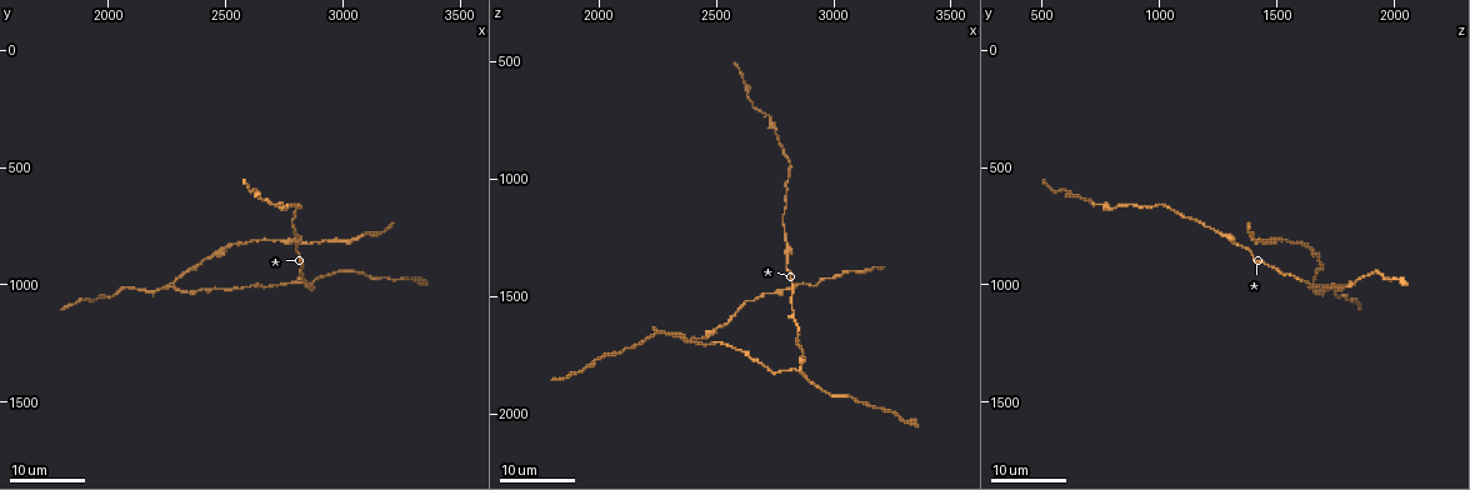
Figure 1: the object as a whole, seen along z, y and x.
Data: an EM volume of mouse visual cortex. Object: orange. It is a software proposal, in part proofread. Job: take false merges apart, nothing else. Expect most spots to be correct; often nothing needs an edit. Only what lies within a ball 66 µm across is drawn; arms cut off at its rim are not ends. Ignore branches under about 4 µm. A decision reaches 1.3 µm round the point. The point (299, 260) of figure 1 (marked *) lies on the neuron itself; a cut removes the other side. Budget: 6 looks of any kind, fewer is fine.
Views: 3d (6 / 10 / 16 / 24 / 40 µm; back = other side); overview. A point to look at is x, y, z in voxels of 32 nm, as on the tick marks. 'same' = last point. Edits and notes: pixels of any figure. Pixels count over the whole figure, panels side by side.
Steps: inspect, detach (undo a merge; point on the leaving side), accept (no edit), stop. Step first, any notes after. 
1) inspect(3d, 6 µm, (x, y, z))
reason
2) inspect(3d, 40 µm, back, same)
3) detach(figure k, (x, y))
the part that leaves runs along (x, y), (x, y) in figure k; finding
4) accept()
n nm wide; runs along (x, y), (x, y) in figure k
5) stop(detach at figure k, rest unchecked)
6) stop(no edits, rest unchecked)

inspect(3d, 16 µm, (2840, 990, 1610))
calibre changes

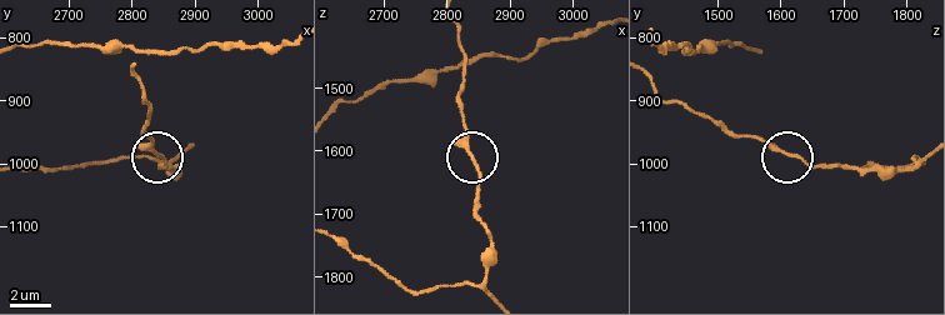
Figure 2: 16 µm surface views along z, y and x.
inspect(3d, 10 µm, (2840, 985, 1605))

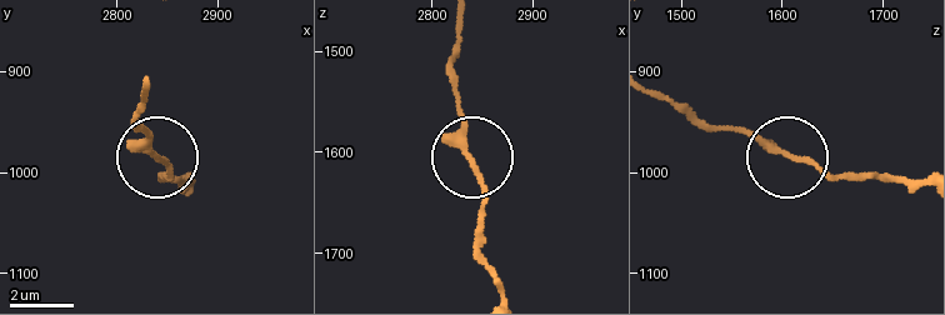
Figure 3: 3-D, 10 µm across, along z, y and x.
accept()
3 arms; runs along (456, 23), (456, 104), (480, 193), (480, 230) in figure 3; continuous, no second neuron

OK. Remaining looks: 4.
inspect(3d, 16 µm, (2870, 990, 1820))
three-way junction

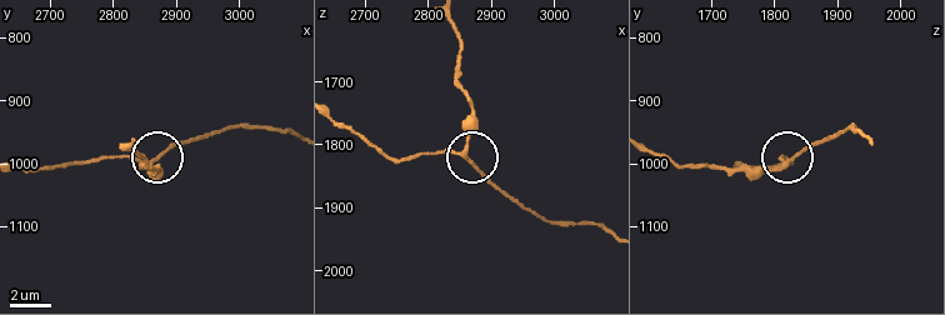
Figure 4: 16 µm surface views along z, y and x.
inspect(3d, 10 µm, (2855, 1005, 1815))

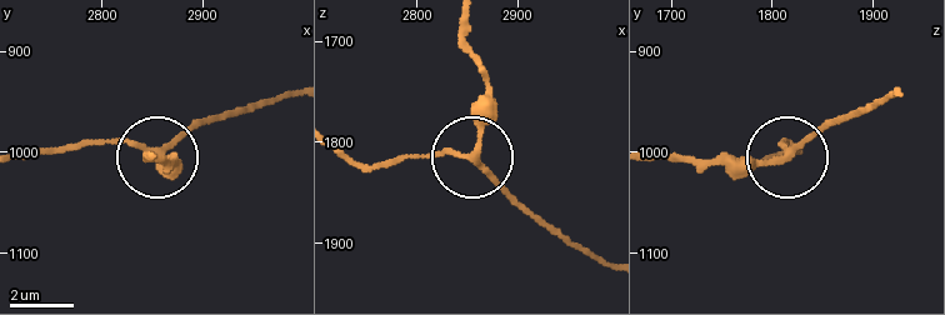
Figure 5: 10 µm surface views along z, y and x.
accept()
3 arms; runs along (465, 21), (465, 45), (489, 94), (479, 158), (519, 204) in figure 5; continuous, no second neuron

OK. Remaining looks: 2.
inspect(3d, 16 µm, (2270, 1000, 1650))
three arms meet

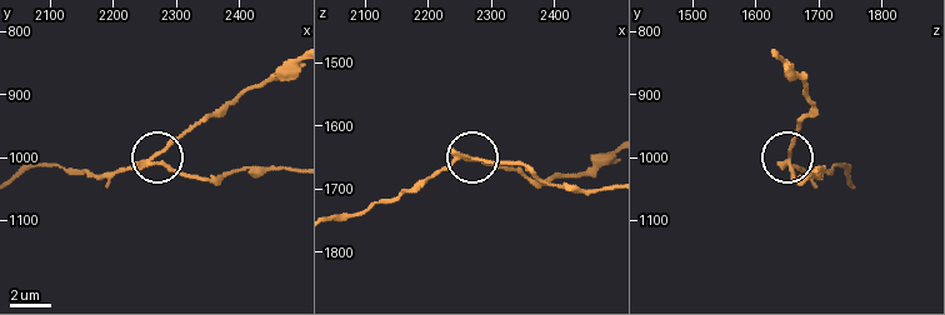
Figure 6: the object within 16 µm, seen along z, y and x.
inspect(3d, 10 µm, (2270, 990, 1655))

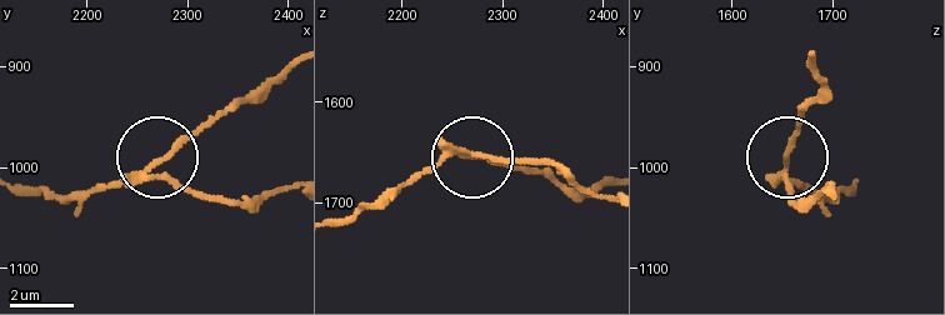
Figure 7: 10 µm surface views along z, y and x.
detach(figure 7, (96, 183))
160 nm wide; the part that leaves runs along (138, 178), (288, 73) in figure 7; two neurons meet here

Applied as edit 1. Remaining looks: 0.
stop(detach at figure 7, rest unchecked)

